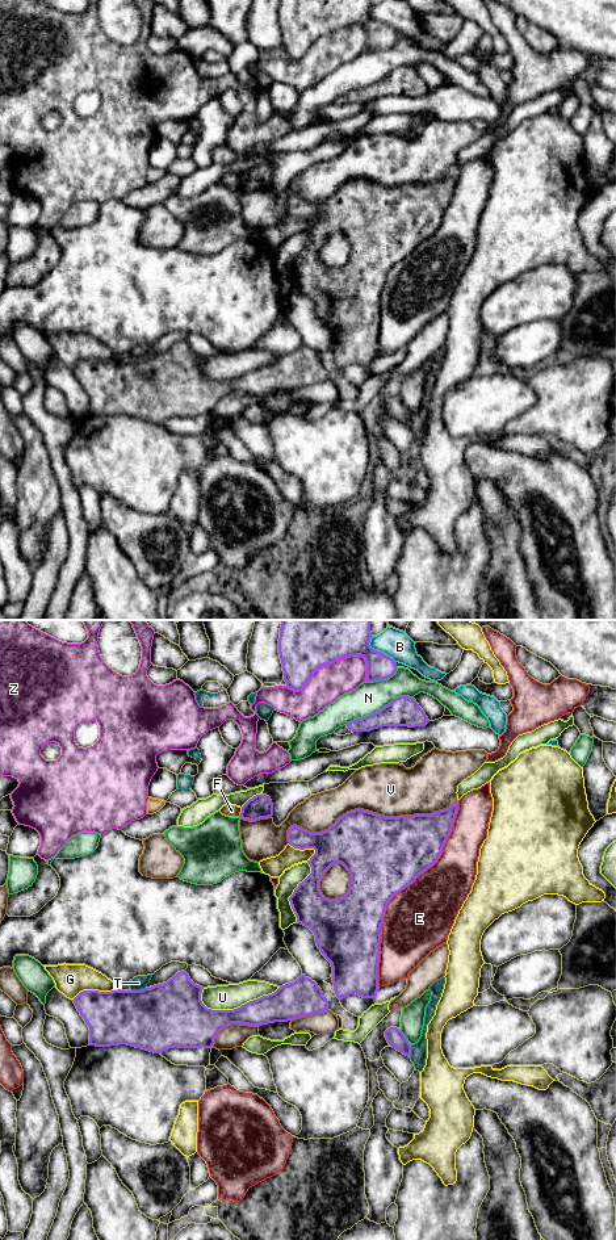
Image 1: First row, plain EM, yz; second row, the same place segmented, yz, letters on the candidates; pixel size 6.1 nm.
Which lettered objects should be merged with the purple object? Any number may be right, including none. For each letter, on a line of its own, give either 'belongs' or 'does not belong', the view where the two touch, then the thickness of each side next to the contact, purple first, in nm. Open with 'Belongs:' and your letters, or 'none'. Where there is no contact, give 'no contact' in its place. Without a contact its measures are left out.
Belongs: none
B: does not belong | yz | 320/180 nm
E: does not belong | yz | 480/400 nm
F: does not belong | yz | 140/80 nm
G: does not belong | yz | 340/190 nm
N: does not belong | yz | 190/190 nm
T: does not belong | yz | 400/90 nm
U: does not belong | yz | 200/160 nm
V: does not belong | yz | 420/320 nm
Z: does not belong | yz | 500/220 nm

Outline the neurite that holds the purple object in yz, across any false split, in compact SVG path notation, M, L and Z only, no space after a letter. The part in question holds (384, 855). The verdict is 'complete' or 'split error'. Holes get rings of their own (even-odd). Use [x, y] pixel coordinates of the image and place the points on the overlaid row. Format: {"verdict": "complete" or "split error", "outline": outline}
{"verdict": "complete", "outline": "M458 801L452 807L432 814L414 814L399 817L385 817L369 810L355 809L347 812L338 821L322 833L310 833L297 825L288 830L288 842L294 849L314 849L315 854L307 860L311 874L298 884L289 897L297 922L309 927L314 935L322 955L331 963L334 990L339 1000L349 994L359 994L363 998L376 998L378 986L378 963L381 926L385 910L390 900L415 879L432 867L443 852L443 847L451 835L453 822L458 810ZM335 863L341 863L351 875L348 892L335 900L326 898L319 881L324 872Z"}

